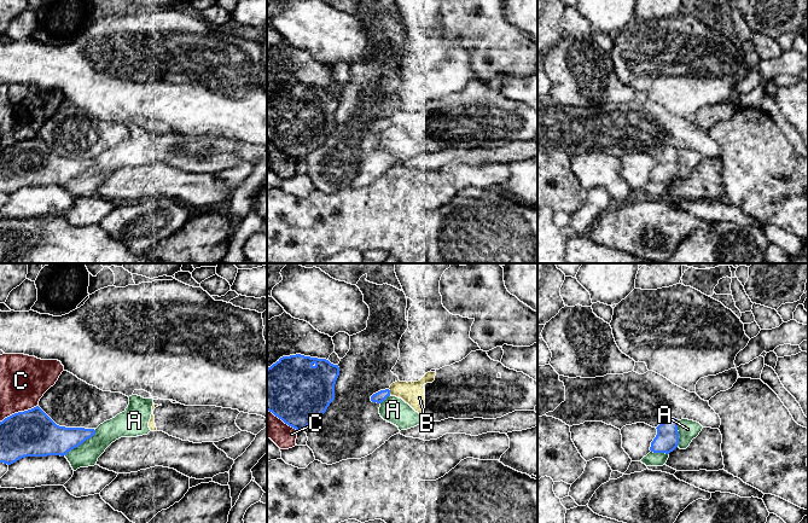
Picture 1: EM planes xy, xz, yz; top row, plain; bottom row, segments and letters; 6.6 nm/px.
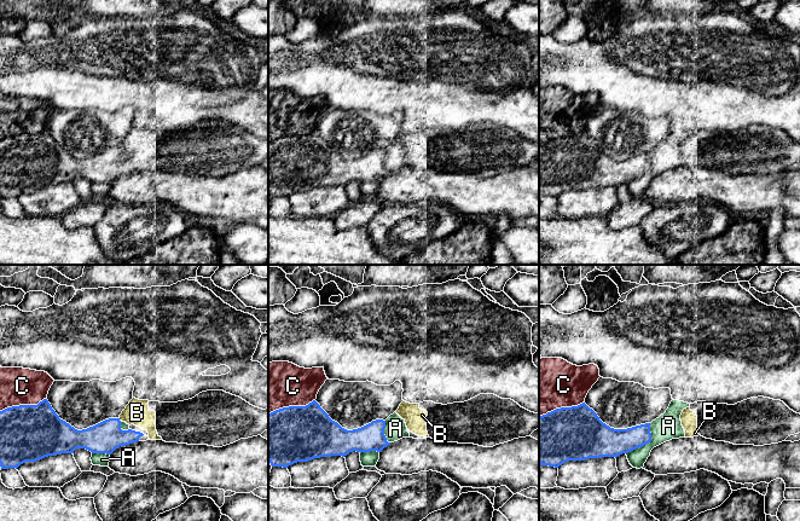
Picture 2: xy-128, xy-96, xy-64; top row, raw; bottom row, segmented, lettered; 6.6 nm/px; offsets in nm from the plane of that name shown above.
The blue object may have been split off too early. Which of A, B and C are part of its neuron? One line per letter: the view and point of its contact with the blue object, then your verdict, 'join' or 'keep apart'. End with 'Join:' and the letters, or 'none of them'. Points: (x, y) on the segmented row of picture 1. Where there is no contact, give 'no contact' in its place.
A: xy (81, 443) | keep apart
B: xz (389, 391) | join
C: xy (18, 412) | keep apart
Join: B

